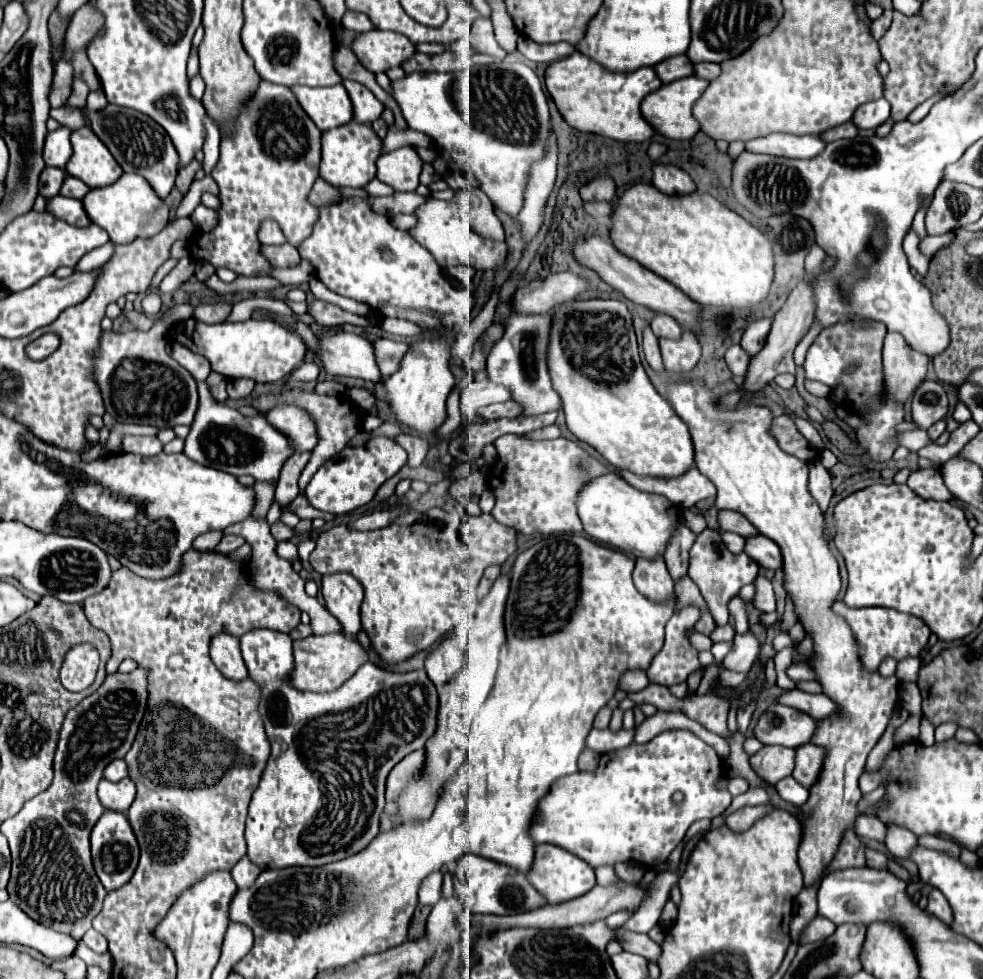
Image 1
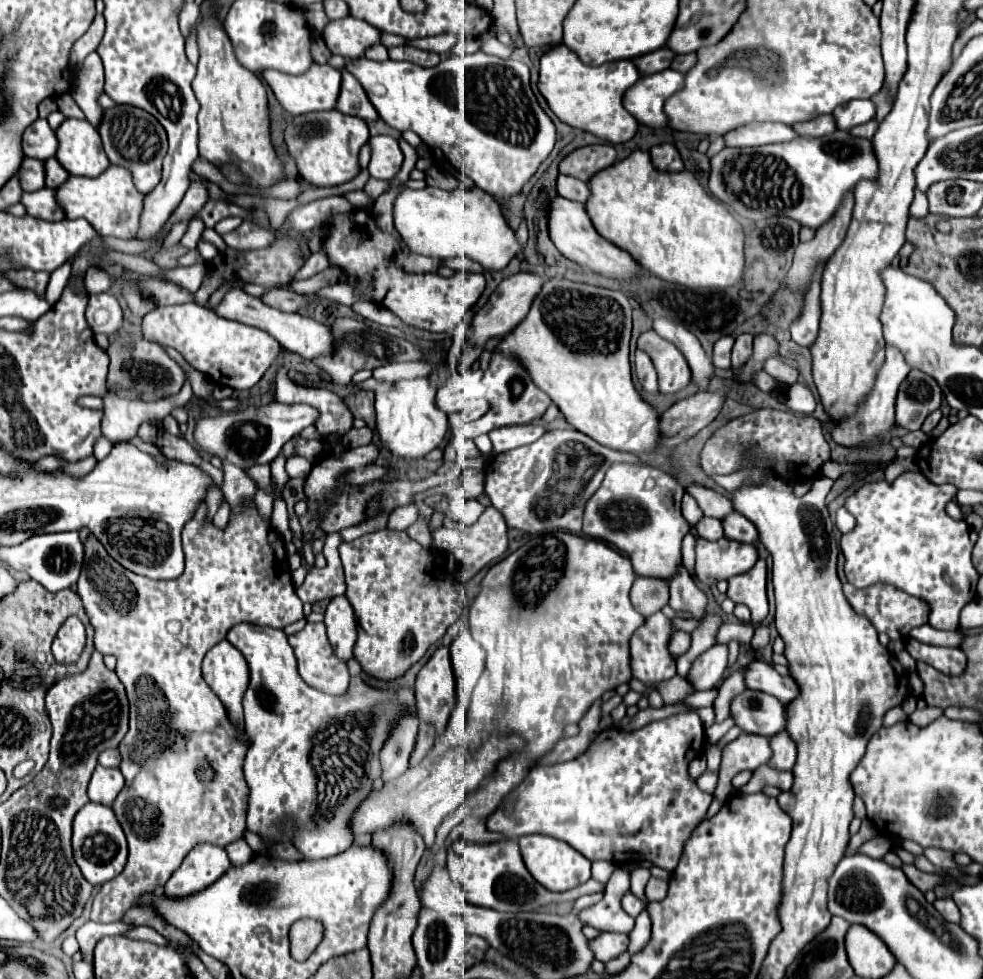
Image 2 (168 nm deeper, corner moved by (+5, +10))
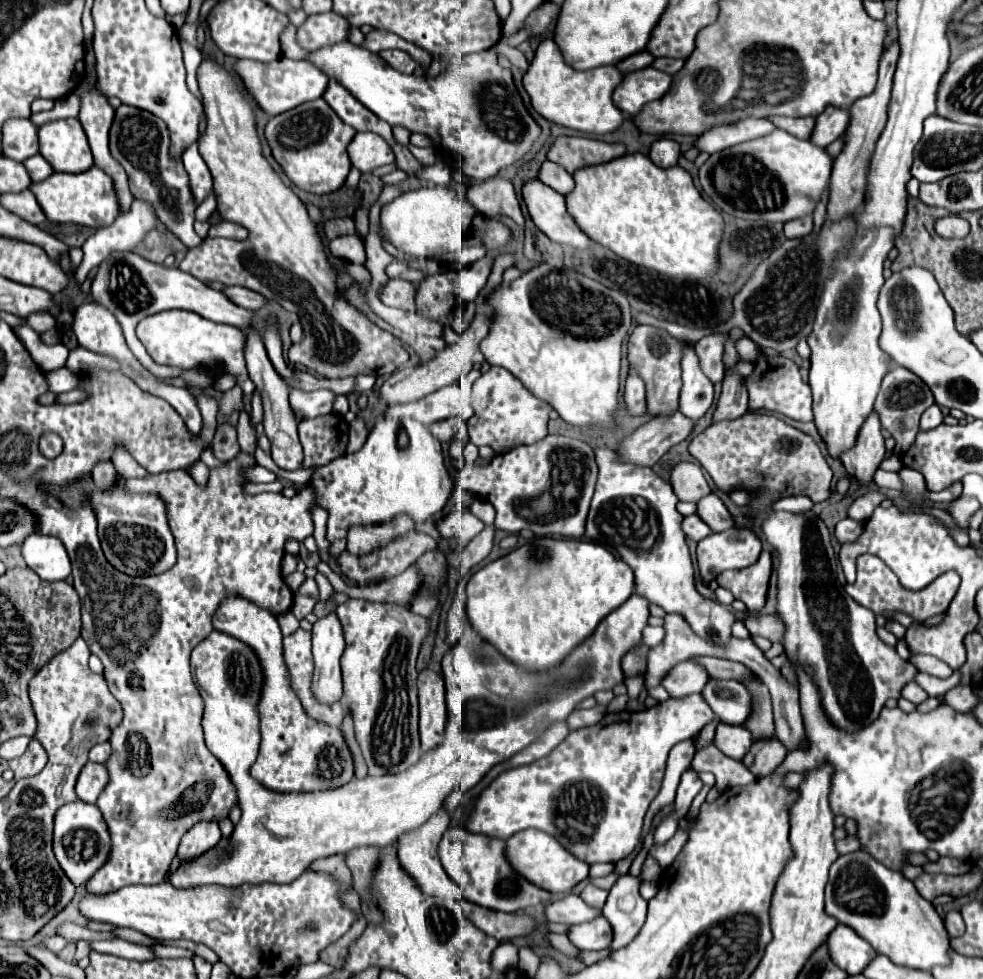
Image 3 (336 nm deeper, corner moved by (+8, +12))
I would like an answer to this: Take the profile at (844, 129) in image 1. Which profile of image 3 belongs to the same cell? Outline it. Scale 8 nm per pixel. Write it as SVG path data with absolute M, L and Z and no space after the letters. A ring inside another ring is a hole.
M770 117L770 121L778 129L784 129L790 135L800 137L800 139L810 139L810 135L814 131L814 125L816 125L814 117L800 117L800 119L792 119L792 117Z

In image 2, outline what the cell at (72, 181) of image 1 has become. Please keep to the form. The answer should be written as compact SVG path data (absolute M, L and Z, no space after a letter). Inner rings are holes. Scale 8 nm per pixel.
M55 157L45 161L45 171L47 171L47 179L45 185L51 189L57 189L61 183L65 183L65 179L69 177L69 173L59 165L59 161Z

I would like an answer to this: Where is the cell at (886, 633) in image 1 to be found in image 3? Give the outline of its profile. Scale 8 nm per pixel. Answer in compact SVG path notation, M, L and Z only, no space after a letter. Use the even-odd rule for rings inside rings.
M860 555L858 557L858 577L852 585L846 585L846 593L856 603L870 609L874 615L880 615L880 617L888 619L888 615L892 615L892 613L906 613L914 621L926 621L928 617L934 617L934 615L944 613L948 609L952 597L956 595L958 585L960 585L960 577L956 573L948 571L948 573L940 575L934 583L930 583L926 589L908 591L900 585L896 575L884 565L882 559L878 559L876 555Z

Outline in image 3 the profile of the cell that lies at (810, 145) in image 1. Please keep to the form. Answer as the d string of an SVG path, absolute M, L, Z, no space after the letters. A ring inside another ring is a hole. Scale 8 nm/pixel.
M742 119L738 123L730 123L730 125L720 125L714 127L710 131L706 131L704 135L698 137L696 147L700 151L708 151L708 153L718 153L722 149L734 147L738 143L746 143L764 135L770 135L776 129L776 125L768 119Z

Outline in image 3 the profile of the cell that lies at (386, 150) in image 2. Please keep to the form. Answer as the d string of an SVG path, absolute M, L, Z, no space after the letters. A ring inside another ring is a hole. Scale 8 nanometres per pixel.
M356 133L348 145L350 161L362 173L372 173L376 167L388 165L394 161L392 147L376 133Z

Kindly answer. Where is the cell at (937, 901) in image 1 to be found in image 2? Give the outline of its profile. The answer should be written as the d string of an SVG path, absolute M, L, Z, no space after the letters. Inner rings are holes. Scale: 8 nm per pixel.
M947 897L947 899L937 899L937 901L935 901L935 909L937 909L947 921L951 921L951 923L959 923L959 919L961 919L959 909L957 909L957 905L955 905L955 901L953 901L951 897Z

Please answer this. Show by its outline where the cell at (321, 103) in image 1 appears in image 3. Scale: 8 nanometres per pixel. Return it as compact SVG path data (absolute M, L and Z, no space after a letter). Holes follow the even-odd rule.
M280 57L280 61L272 63L260 63L260 61L248 61L240 59L236 63L238 75L244 79L248 91L256 99L256 103L268 113L268 115L280 115L284 111L290 111L302 103L316 101L324 95L328 87L328 77L324 71L320 71L310 61L296 61L288 57Z

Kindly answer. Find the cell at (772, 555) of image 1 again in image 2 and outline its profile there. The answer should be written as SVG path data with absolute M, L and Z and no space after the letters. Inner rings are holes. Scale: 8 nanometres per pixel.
M731 511L731 515L727 515L727 519L721 521L723 523L723 531L725 531L725 537L733 539L733 541L743 541L743 543L755 543L757 541L757 529L755 525L739 515L737 511Z

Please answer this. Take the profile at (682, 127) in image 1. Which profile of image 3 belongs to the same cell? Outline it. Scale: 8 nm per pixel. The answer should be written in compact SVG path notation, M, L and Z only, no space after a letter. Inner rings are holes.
M654 67L628 73L624 81L616 87L612 99L618 109L628 115L638 115L642 107L650 101L656 101L666 95L672 85L672 77Z

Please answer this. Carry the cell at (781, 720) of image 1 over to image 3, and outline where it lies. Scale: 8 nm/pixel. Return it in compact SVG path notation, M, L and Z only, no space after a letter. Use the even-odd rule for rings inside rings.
M712 679L702 695L720 721L728 725L744 725L752 715L752 693L740 681Z

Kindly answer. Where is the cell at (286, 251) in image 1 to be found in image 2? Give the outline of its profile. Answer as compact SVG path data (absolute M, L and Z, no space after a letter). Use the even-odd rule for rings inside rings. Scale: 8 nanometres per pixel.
M243 221L235 231L223 235L223 241L231 249L251 251L251 249L269 247L271 241L273 241L273 235L267 229L261 229L251 221Z

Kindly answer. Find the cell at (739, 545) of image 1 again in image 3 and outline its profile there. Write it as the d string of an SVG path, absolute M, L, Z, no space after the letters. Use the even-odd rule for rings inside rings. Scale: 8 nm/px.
M688 515L688 517L684 517L682 529L684 529L684 533L686 533L690 539L694 539L694 541L702 541L704 537L708 537L708 535L712 533L712 529L710 529L698 515Z

